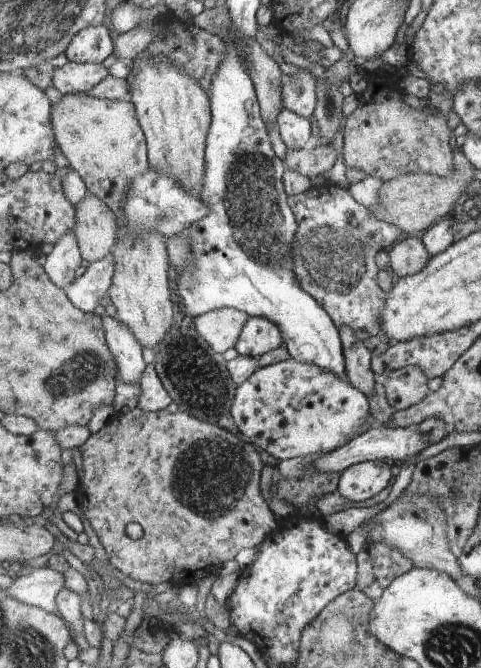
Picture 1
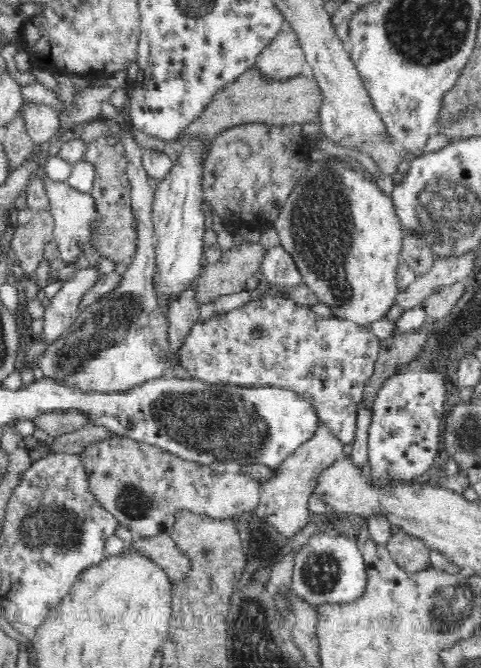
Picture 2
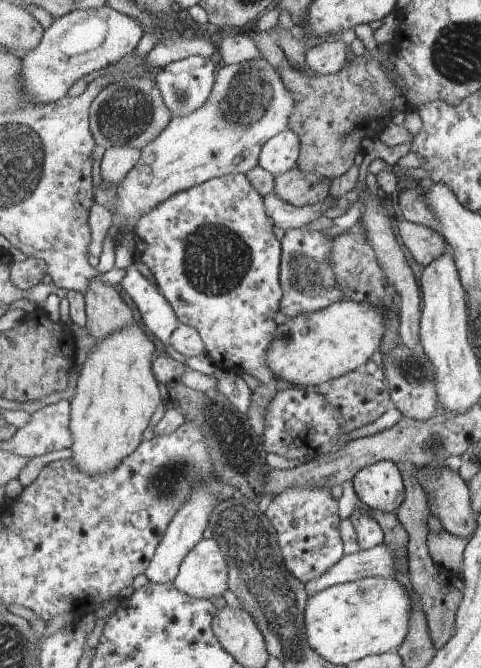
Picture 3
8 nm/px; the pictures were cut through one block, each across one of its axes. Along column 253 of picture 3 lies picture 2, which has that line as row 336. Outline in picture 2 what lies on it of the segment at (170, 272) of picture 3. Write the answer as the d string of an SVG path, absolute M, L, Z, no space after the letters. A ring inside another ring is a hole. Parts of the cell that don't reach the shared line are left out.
M266 291L258 299L250 299L247 304L239 308L230 310L222 315L216 315L207 319L206 321L198 320L190 326L186 338L182 340L180 348L176 350L177 364L186 368L188 374L193 379L200 379L204 382L218 383L222 382L227 385L236 385L240 387L278 387L281 389L291 390L303 396L317 412L317 417L321 420L345 445L352 445L357 422L357 412L360 402L362 402L362 394L364 394L364 386L372 372L374 372L374 364L380 352L380 339L372 333L369 326L360 326L355 322L346 321L343 319L332 318L318 318L310 306L306 305L302 298L296 296L287 296L286 294L277 291Z

